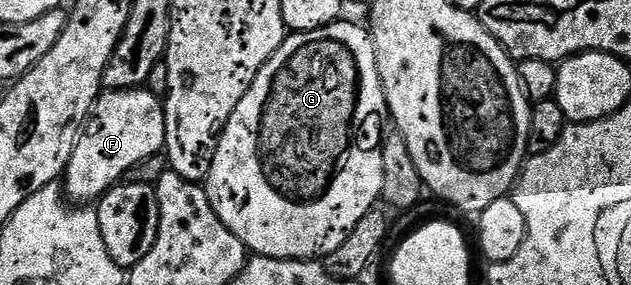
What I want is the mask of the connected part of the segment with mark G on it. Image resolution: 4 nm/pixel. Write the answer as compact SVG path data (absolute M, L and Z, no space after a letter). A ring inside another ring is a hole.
M341 18L318 30L292 32L285 35L283 42L280 43L280 49L260 67L260 72L238 102L234 114L230 114L228 125L220 136L218 150L214 154L214 162L210 166L210 174L206 181L210 206L214 206L218 218L222 218L225 226L244 243L249 253L279 260L311 260L328 256L334 250L338 250L342 242L346 242L348 232L354 230L354 226L358 226L358 222L362 222L366 213L373 211L381 199L382 150L380 146L386 135L384 120L386 124L388 115L384 84L380 80L376 65L376 48L365 25L363 28L360 24L351 24L347 18Z

